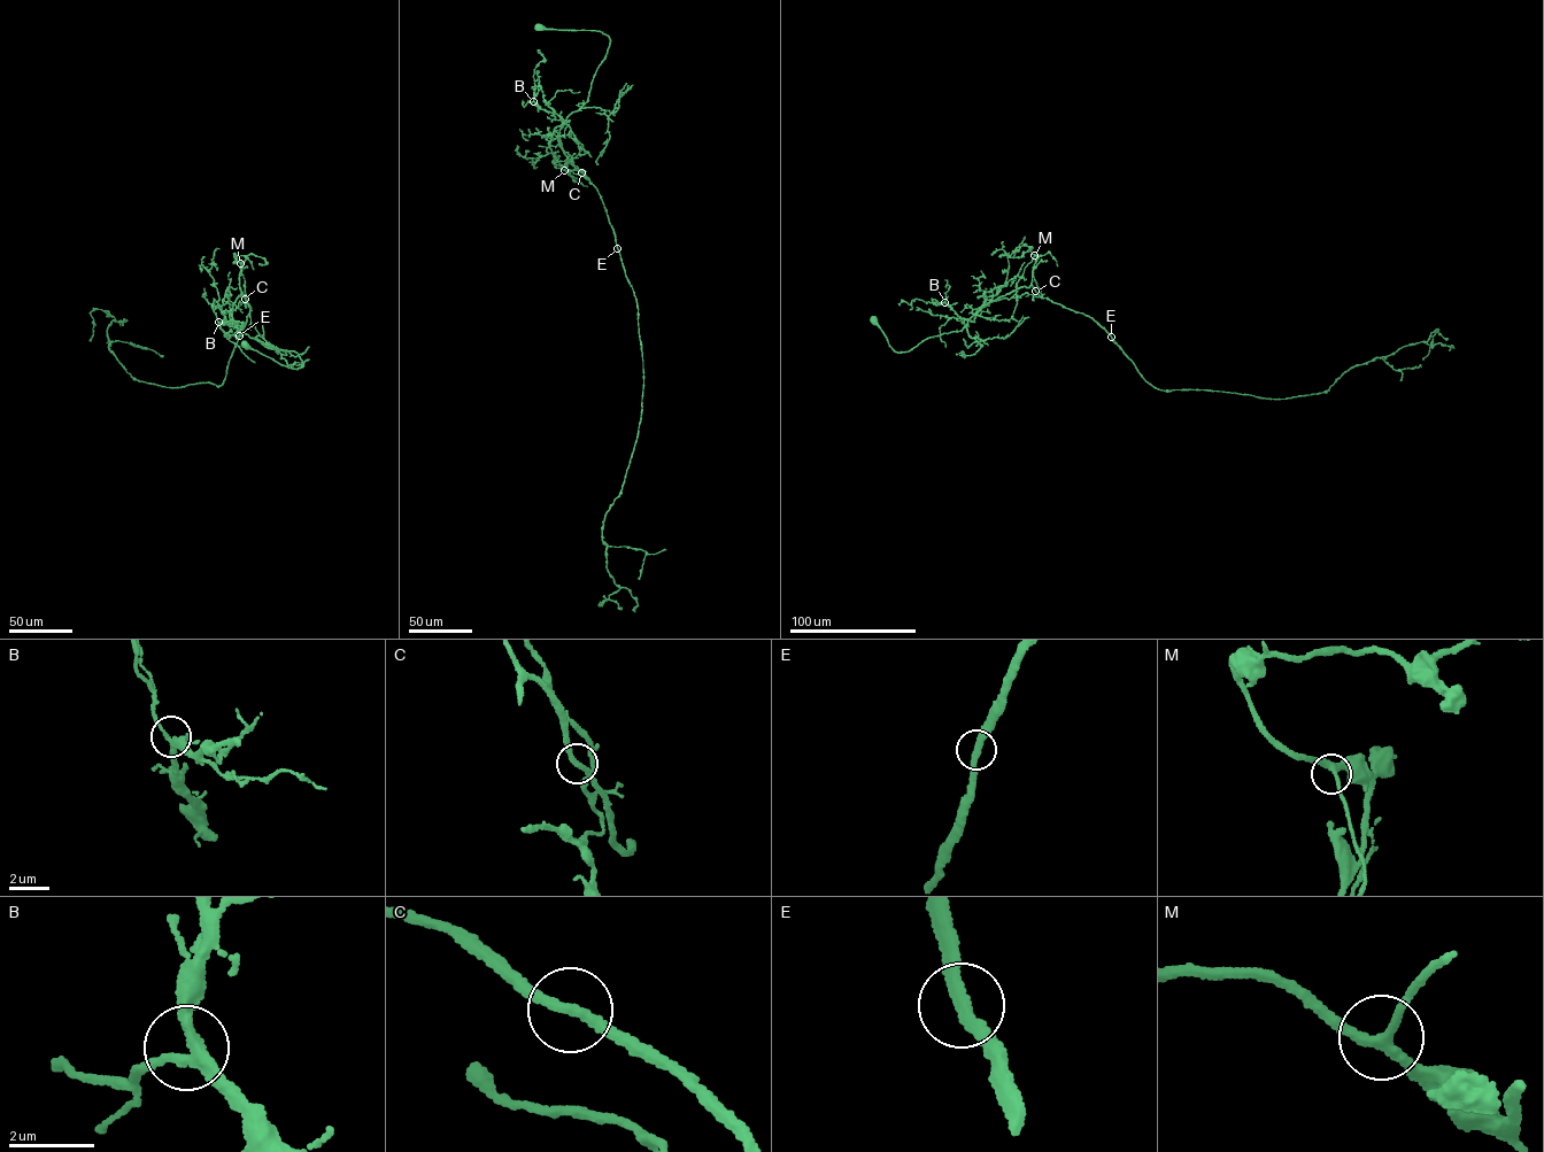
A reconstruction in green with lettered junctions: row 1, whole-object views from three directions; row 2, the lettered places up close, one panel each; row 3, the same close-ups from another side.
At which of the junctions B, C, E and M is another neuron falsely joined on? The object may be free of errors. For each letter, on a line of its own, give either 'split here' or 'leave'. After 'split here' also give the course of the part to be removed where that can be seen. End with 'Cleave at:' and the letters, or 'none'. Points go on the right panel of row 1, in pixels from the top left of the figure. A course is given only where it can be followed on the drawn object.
B: leave
C: leave
E: leave
M: leave
Cleave at: none

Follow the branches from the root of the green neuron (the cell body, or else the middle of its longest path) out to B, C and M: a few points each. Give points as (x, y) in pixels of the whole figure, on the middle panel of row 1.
B: (539, 28), (600, 31), (610, 41), (587, 100), (568, 116), (565, 122), (569, 121), (542, 109), (533, 101)
C: (539, 28), (600, 31), (610, 39), (587, 101), (568, 116), (560, 130), (564, 154), (581, 172)
M: (539, 28), (600, 31), (610, 40), (587, 101), (568, 116), (560, 130), (562, 149), (574, 168), (564, 170)

